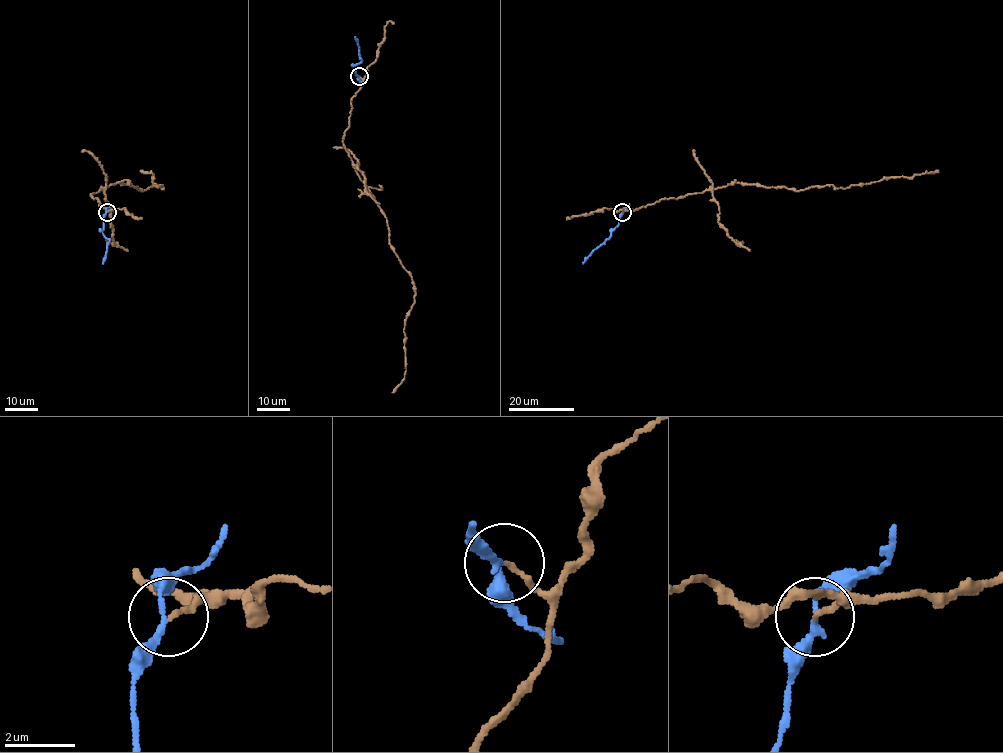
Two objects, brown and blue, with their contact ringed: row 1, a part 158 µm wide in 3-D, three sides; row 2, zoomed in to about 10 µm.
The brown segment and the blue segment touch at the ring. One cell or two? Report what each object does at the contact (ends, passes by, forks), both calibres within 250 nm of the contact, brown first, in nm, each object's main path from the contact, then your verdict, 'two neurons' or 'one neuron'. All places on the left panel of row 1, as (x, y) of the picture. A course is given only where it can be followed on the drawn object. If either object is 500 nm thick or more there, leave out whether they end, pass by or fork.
brown ends there; blue passes by; 130 nm thick on the brown side, 170 nm on the other; brown runs (106, 211), (110, 210), (91, 193), (115, 183), (163, 188), (151, 181), (154, 175), (140, 171); blue runs (106, 211), (102, 233), (109, 239), (102, 264); two neurons

